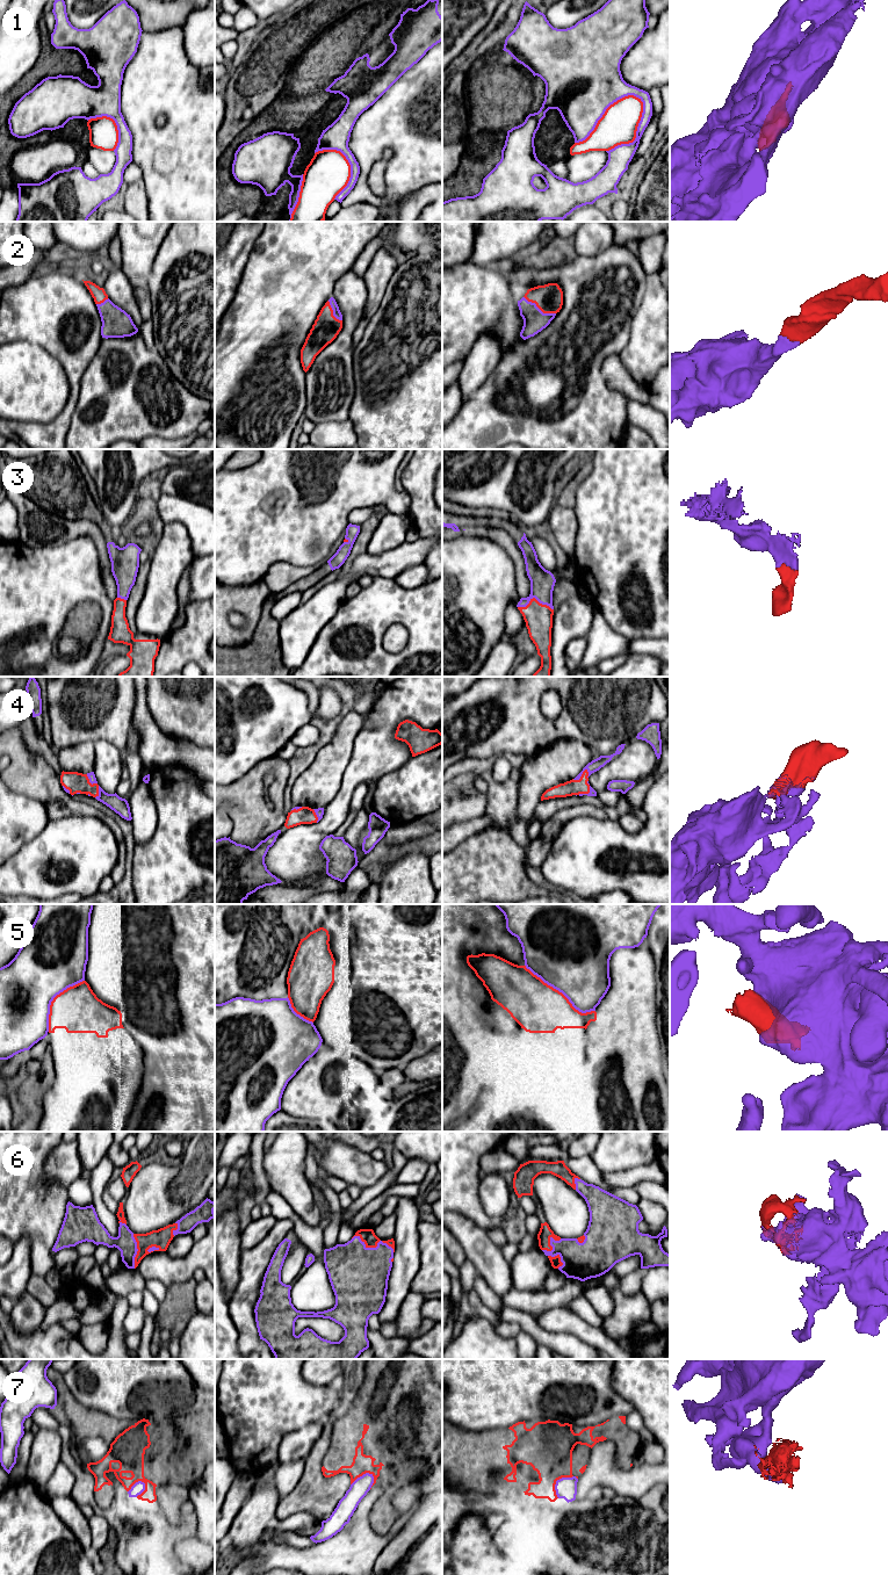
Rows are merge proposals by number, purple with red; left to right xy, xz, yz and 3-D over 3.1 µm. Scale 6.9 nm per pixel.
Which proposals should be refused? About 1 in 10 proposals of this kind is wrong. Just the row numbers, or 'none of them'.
1, 7

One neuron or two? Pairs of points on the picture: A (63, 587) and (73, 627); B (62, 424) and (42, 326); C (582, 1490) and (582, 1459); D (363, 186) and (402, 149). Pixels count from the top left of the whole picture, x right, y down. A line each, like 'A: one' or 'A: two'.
A: two
B: one
C: two
D: one

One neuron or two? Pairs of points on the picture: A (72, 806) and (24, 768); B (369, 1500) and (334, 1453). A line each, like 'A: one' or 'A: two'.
A: one
B: two

